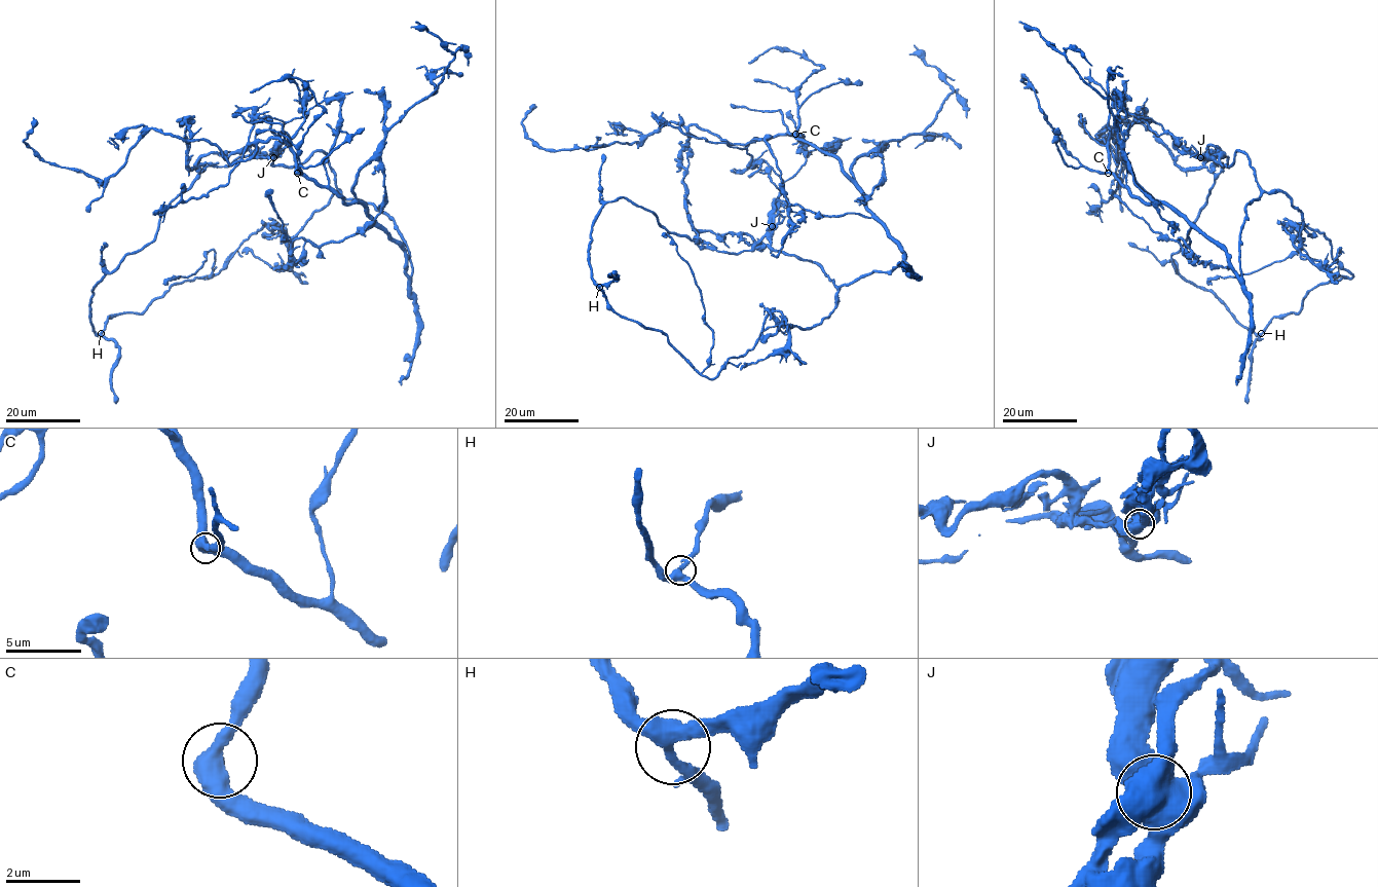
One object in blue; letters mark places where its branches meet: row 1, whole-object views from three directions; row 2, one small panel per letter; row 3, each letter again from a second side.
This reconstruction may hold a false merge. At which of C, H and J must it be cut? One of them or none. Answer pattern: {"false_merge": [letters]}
{"false_merge": ["J"]}

